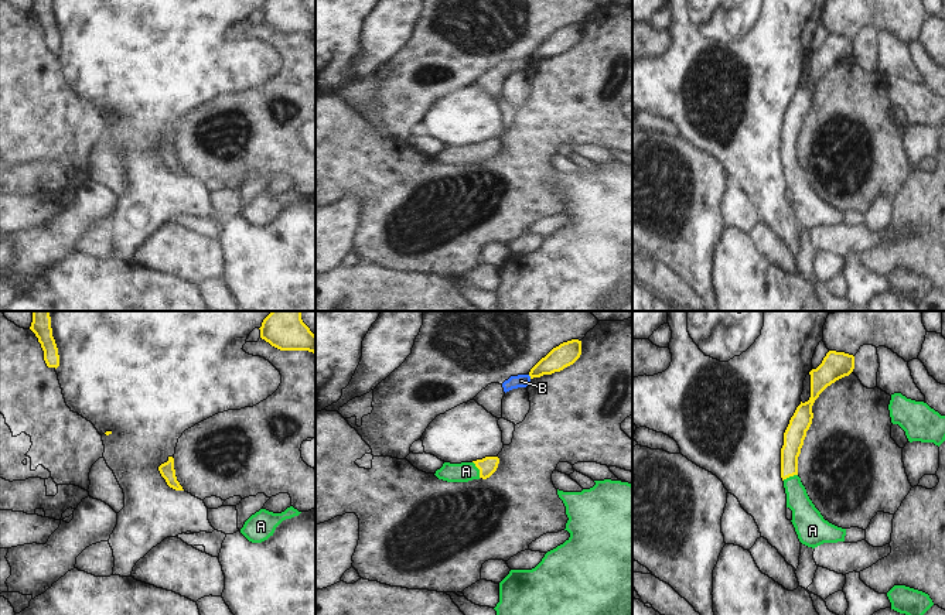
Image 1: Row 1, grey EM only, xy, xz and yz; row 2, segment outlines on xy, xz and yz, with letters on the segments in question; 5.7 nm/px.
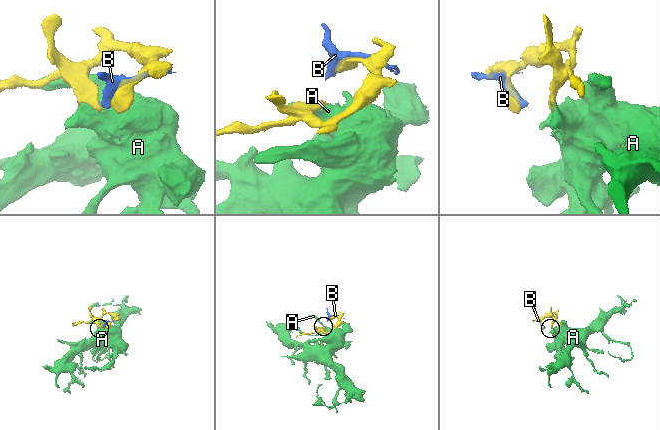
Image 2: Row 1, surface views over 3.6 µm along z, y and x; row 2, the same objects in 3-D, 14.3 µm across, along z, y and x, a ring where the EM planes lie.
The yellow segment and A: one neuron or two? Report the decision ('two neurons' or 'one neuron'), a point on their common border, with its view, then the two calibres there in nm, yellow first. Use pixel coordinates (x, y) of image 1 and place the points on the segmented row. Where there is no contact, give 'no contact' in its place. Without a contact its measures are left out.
one neuron | xz (478, 468) | 100/110 nm

